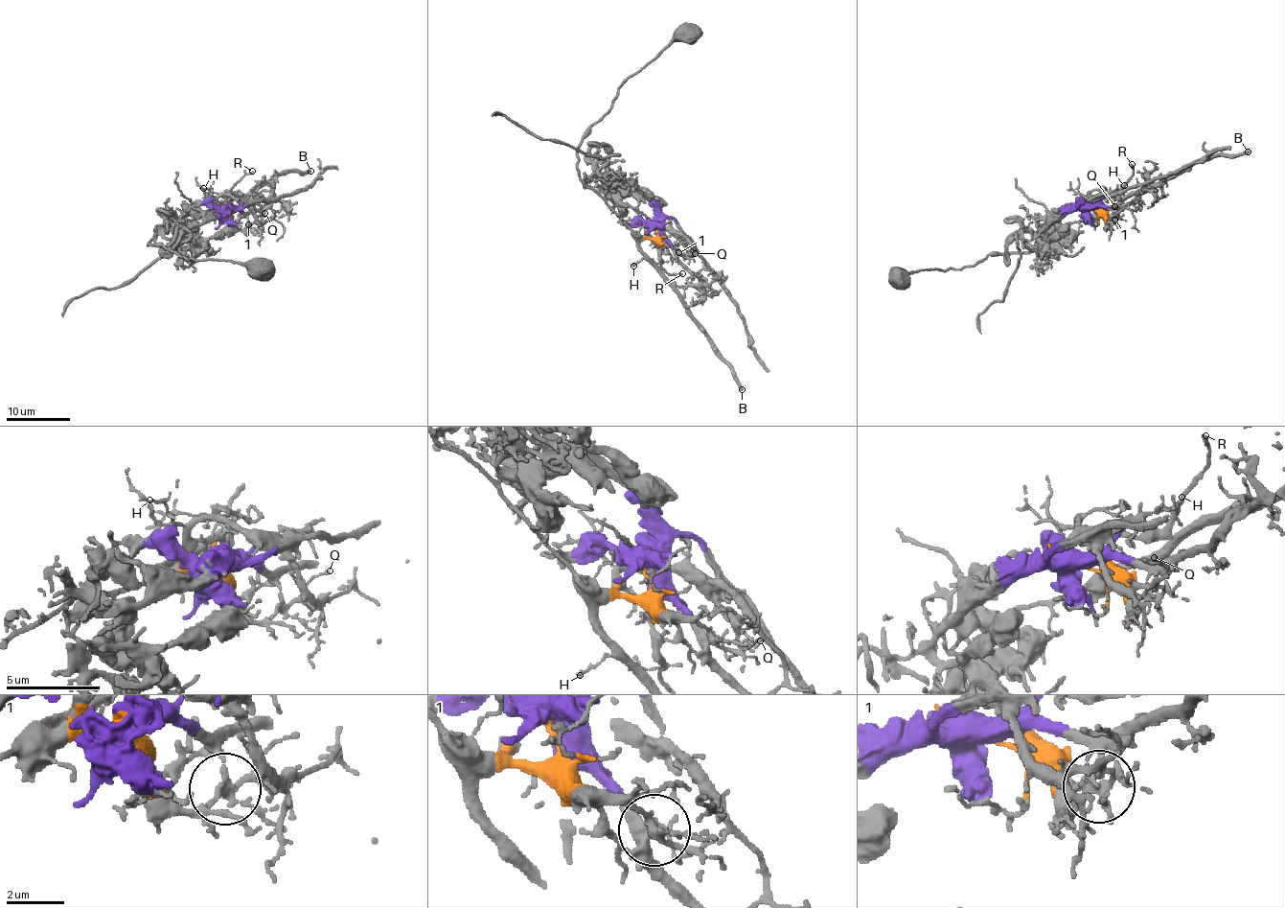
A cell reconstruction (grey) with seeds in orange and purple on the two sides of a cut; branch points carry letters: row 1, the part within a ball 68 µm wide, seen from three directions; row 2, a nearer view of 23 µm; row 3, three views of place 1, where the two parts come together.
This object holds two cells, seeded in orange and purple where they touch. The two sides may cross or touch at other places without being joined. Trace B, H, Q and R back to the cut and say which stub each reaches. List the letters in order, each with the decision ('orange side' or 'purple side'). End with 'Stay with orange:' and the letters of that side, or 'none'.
B: orange side
H: orange side
Q: orange side
R: orange side
Stay with orange: B, H, Q, R

